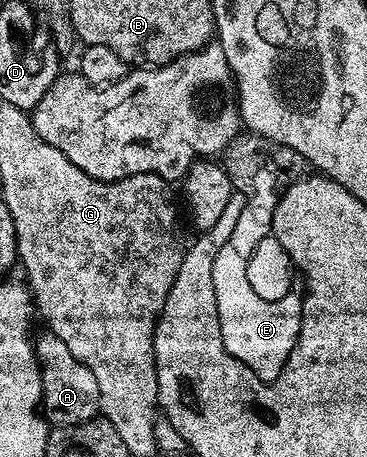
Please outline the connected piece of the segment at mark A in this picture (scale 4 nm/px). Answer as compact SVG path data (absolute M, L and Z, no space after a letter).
M49 330L34 340L35 355L39 358L41 381L43 382L43 402L41 414L51 427L72 427L87 423L100 414L99 390L93 373L73 353L69 353L69 345L61 341Z

